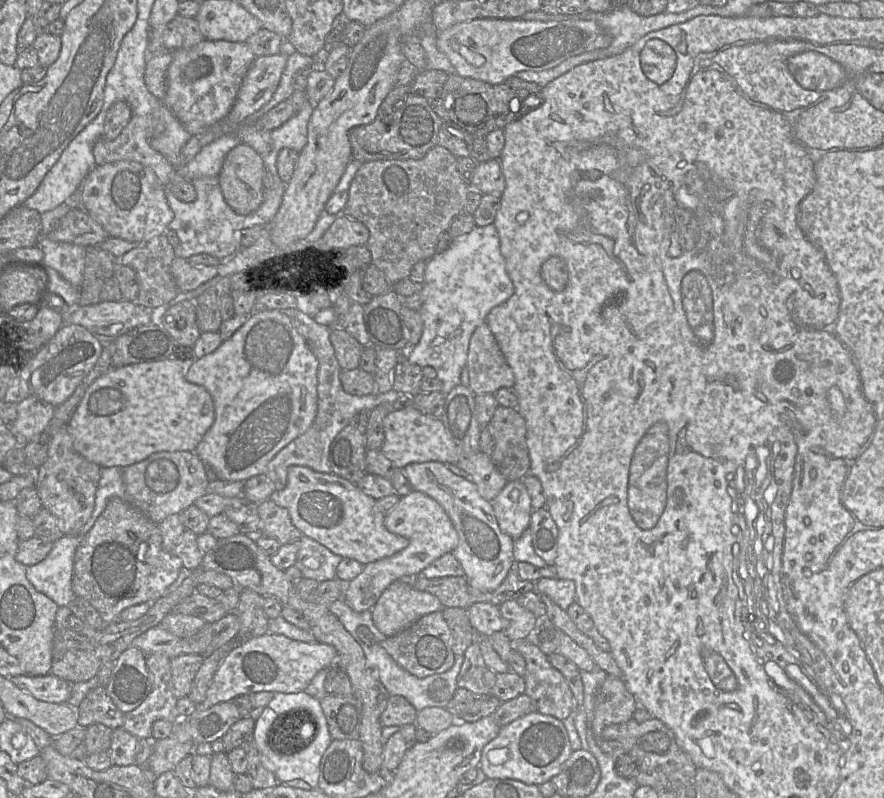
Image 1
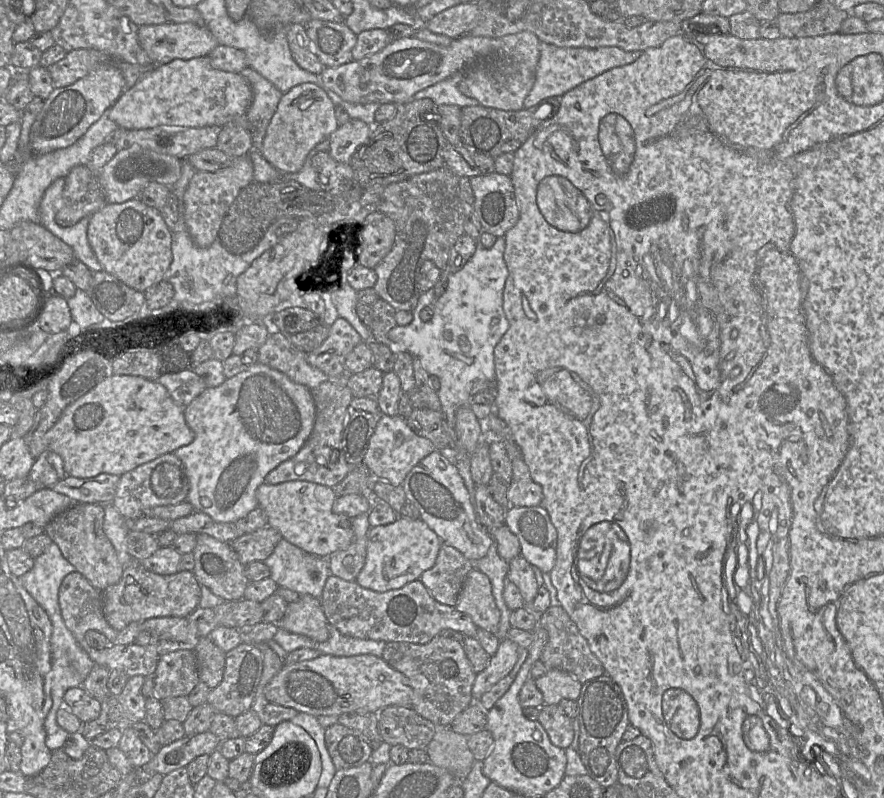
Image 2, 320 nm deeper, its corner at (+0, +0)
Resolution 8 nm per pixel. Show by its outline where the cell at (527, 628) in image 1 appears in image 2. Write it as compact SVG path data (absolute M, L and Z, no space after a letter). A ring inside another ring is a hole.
M508 638L500 641L497 652L491 656L487 667L476 675L472 687L474 702L479 702L484 693L511 672L518 657L519 646L515 642Z

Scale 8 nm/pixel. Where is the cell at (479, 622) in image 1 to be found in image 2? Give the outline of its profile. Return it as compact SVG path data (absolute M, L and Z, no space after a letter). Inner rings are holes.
M330 575L320 598L328 623L343 635L384 642L426 644L442 630L452 629L466 637L475 637L478 627L455 606L437 602L420 580L396 590L376 592Z

